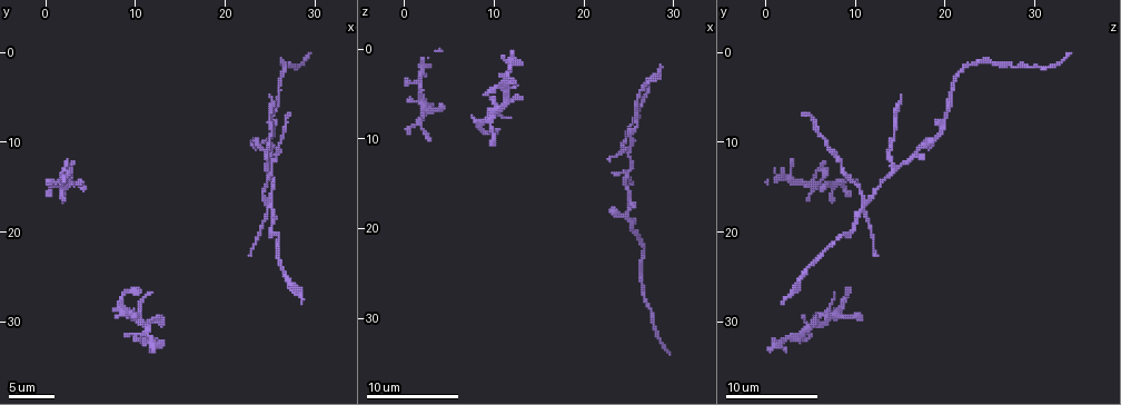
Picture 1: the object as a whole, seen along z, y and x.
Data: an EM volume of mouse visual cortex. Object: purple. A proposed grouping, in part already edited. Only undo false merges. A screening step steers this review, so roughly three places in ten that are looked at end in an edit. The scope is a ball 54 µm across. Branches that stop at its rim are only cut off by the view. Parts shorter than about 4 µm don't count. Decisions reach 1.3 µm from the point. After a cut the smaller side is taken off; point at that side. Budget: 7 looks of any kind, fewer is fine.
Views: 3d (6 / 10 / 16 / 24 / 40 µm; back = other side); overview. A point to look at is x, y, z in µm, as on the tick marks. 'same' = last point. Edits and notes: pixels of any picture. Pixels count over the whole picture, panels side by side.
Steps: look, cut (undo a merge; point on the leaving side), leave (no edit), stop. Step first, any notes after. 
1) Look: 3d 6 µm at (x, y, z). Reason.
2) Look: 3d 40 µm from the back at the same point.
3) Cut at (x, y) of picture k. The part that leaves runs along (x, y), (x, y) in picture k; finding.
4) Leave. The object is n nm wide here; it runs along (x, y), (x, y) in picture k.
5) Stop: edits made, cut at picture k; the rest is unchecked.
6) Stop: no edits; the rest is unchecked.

Look: 3d 16 µm at (25.4, 17.2, 10.8). Looks like a crossing.

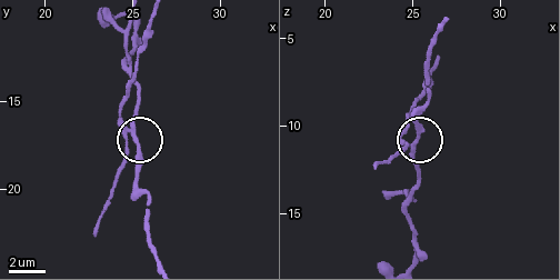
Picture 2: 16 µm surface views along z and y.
Cut at (127, 156) of picture 2. The object is 210 nm wide here; the part that leaves runs along (126, 126), (118, 110), (134, 73), (150, 20) in picture 2; a second cell is stuck on.

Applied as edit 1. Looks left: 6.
Look: overview. See it whole again.

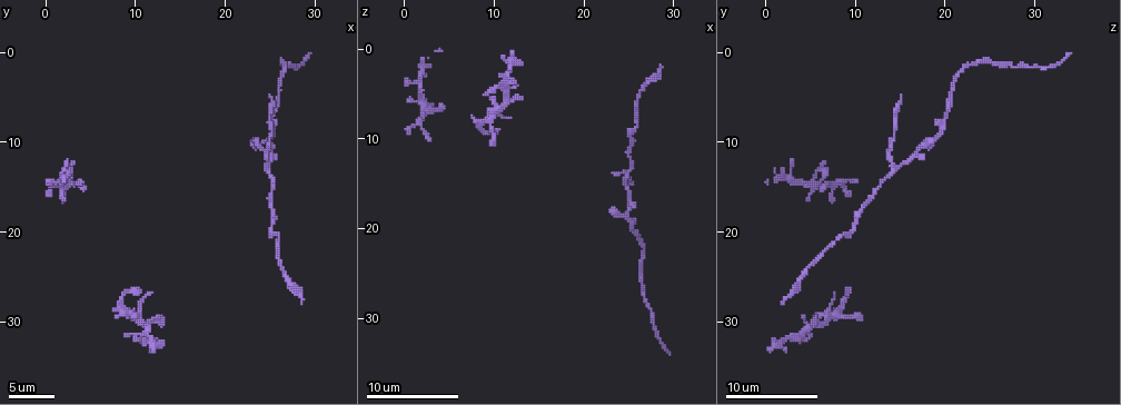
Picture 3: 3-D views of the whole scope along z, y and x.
Look: 3d 10 µm at (24.4, 12.8, 14.6). Three-way junction.

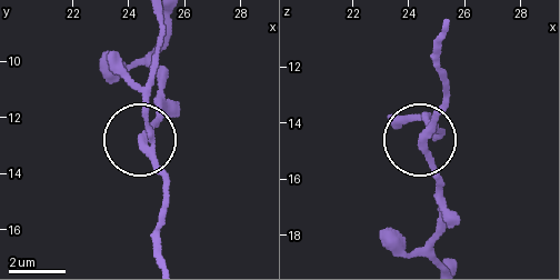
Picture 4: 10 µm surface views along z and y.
Look: 3d 6 µm at (24.6, 12.8, 14.8).

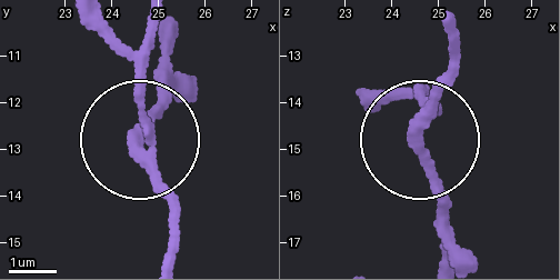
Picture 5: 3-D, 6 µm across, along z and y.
Cut at (148, 64) of picture 5. 3 arms meet here; the part that leaves runs along (144, 130), (148, 26) in picture 5; two cells meet here.

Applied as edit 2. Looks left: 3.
Stop: edits made, cut at picture 2, cut at picture 5; the rest is unchecked.

